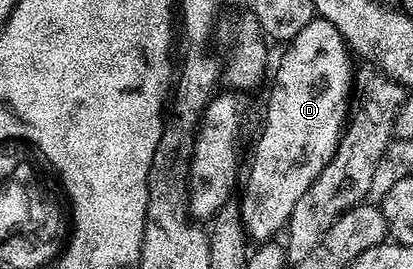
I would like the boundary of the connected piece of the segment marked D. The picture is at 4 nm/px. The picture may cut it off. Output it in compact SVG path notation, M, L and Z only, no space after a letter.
M314 20L293 38L280 67L276 70L276 83L268 98L268 111L264 114L264 127L252 154L252 167L248 170L248 183L244 195L238 201L238 213L244 223L244 233L256 244L265 243L277 237L276 232L287 225L294 212L294 204L302 200L302 192L314 184L322 168L332 159L340 135L344 132L350 113L350 81L353 79L354 63L348 59L350 47L334 24L325 20Z

